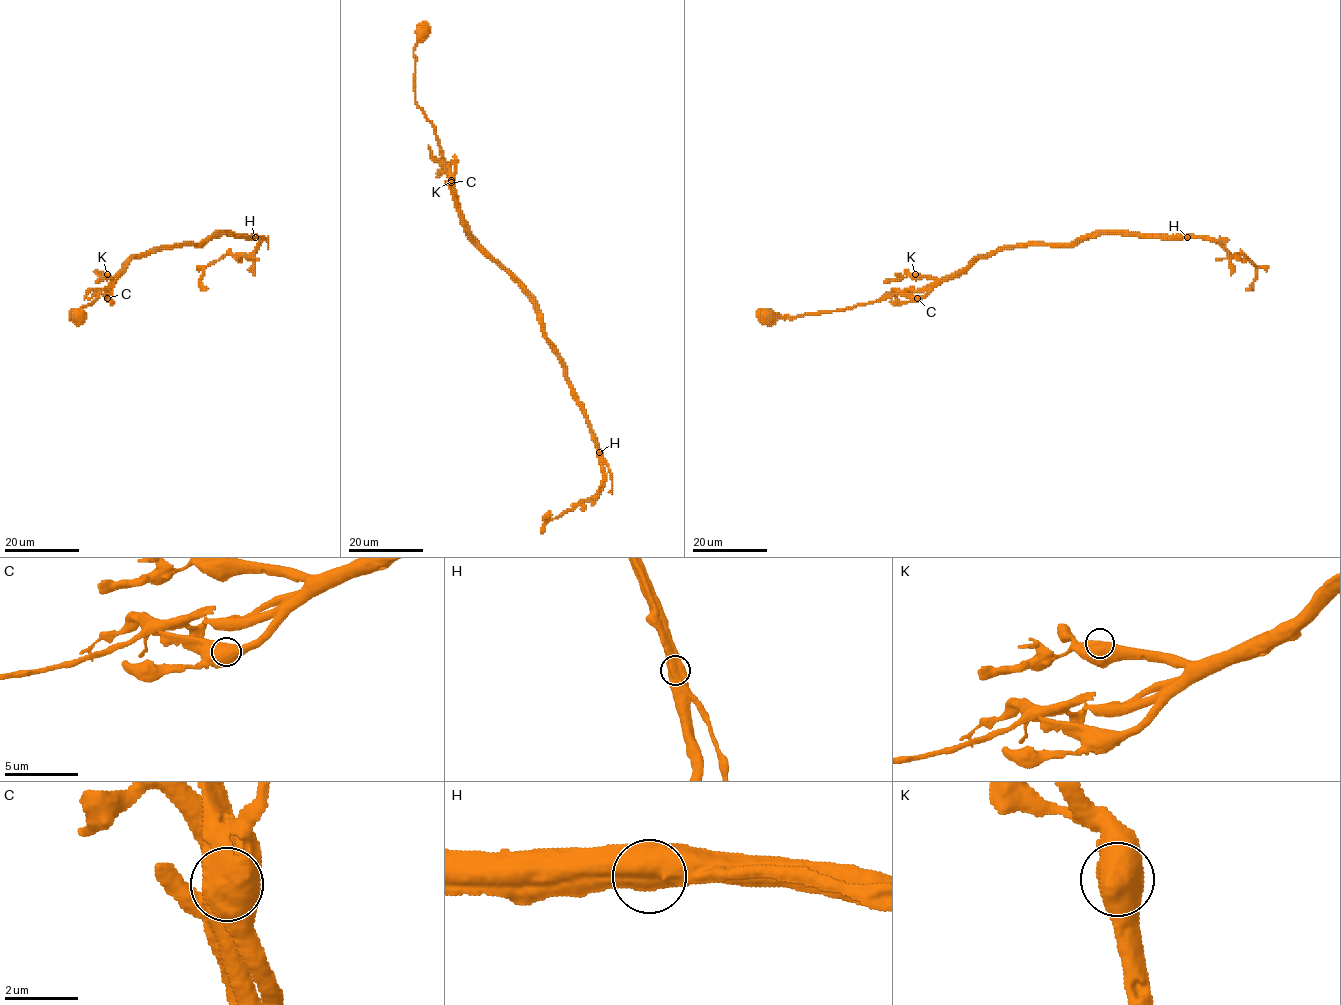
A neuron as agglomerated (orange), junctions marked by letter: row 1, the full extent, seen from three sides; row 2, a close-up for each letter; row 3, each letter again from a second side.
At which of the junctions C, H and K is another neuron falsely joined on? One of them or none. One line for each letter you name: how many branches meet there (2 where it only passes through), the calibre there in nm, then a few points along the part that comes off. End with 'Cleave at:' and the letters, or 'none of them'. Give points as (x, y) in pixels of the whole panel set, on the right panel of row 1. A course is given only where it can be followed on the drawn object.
H: 1 | 900 nm | (1187, 237), (1150, 238), (1100, 233), (1072, 246), (1003, 247), (980, 255), (958, 273), (915, 293)
Cleave at: H

